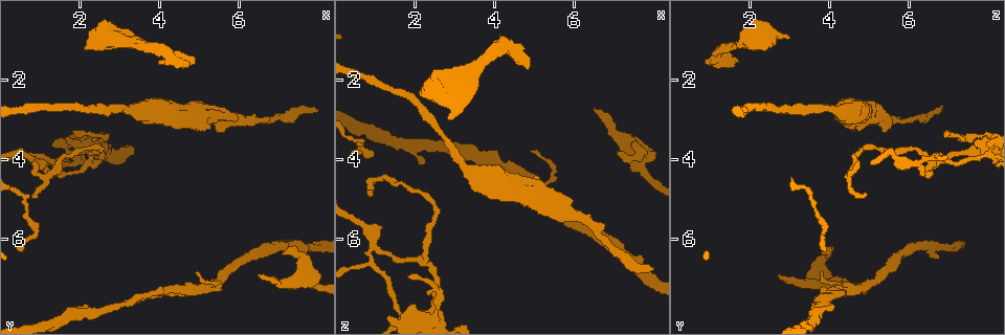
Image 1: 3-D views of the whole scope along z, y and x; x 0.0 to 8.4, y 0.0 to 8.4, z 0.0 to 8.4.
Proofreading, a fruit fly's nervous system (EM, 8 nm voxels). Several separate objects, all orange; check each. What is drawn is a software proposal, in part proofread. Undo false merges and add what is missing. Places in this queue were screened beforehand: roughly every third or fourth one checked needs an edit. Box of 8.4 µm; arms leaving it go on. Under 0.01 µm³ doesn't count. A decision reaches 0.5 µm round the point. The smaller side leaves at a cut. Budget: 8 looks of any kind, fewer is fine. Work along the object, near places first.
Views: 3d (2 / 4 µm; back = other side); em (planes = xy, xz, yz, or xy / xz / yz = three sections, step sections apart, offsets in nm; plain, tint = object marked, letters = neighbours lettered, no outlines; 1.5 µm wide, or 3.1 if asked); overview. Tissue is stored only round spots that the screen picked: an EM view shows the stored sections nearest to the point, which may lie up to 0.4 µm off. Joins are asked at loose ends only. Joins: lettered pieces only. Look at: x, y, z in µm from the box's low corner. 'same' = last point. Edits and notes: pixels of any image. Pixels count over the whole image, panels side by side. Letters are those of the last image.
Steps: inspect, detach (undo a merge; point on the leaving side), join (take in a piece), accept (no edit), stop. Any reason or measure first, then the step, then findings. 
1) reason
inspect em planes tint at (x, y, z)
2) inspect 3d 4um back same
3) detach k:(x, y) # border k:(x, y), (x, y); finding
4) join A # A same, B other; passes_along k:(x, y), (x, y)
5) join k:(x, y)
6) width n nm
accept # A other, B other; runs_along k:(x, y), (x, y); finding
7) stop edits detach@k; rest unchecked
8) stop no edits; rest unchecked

inspect em planes letters at (6.55, 3.00, 5.60)

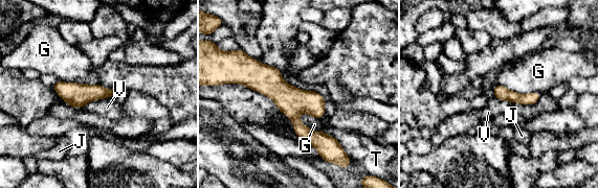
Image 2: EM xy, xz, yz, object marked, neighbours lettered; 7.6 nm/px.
accept # G other, J other, T other, V other; all the same cell

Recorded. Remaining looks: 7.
abrupt turn
inspect 3d 4um at (2.55, 3.60, 7.60)

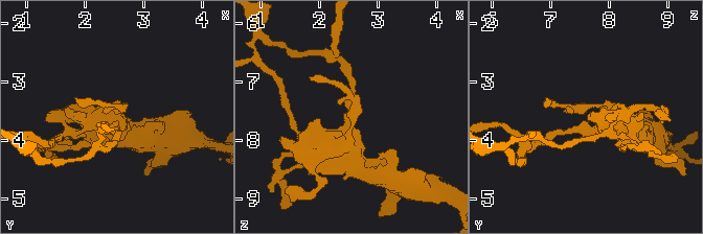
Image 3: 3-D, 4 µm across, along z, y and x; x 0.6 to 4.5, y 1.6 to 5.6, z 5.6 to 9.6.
shape alone is not enough
inspect em xy step 4 letters at (2.50, 3.55, 7.65)

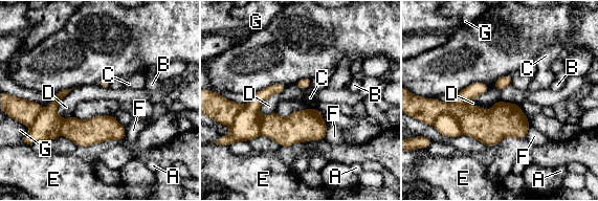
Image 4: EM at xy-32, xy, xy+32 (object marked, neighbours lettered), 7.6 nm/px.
detach 4:(485, 126) # A other, B other, C other, D other, E other, F other, G other; border 4:(438, 115), (450, 113), (462, 133); a second cell is stuck on

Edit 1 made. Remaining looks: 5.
redraw
inspect overview

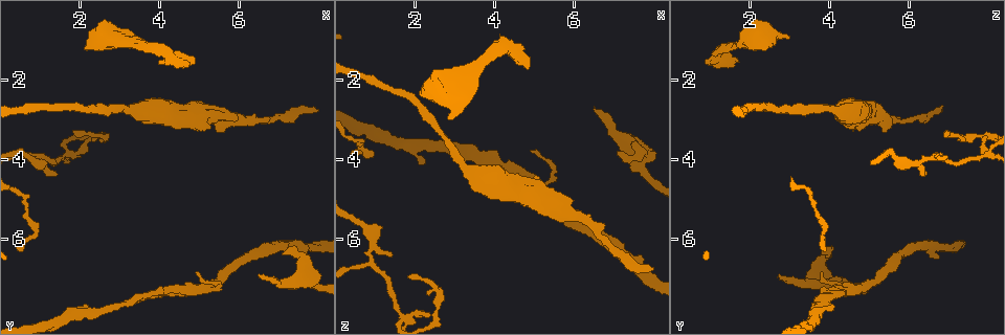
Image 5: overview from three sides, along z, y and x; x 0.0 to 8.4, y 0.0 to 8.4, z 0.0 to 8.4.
thin end
inspect em planes letters at (6.50, 6.85, 2.75)

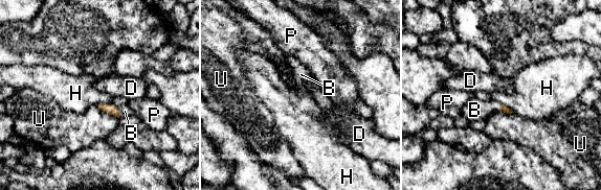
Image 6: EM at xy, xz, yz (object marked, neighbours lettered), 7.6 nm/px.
join B # B same, D other, H other, P other, U other; passes_along 6:(111, 109), (118, 112), (125, 111); it goes on there

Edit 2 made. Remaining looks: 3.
stop edits detach@4, join@6; rest unchecked

